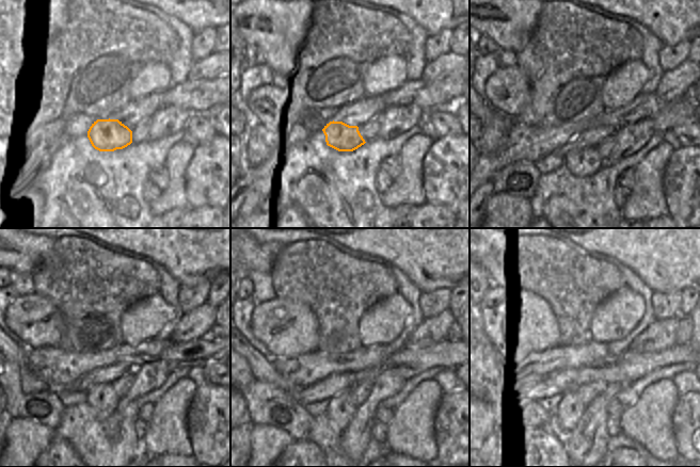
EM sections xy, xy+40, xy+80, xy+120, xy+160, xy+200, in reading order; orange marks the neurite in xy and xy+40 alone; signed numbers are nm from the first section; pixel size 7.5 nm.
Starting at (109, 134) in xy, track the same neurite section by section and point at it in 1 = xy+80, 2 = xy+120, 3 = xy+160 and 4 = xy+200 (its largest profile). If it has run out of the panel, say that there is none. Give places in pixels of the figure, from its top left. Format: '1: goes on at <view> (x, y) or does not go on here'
1: goes on at xy+80 (584, 162)
2: goes on at xy+120 (102, 400)
3: goes on at xy+160 (341, 407)
4: goes on at xy+200 (572, 412)

